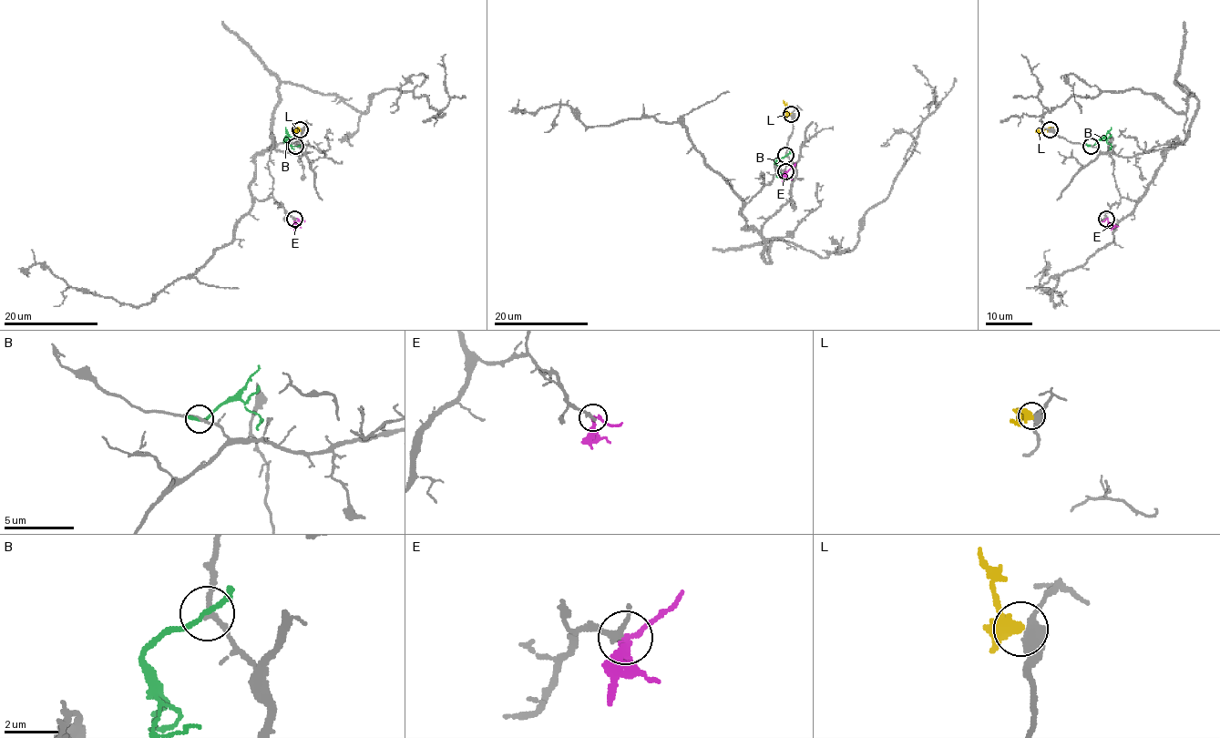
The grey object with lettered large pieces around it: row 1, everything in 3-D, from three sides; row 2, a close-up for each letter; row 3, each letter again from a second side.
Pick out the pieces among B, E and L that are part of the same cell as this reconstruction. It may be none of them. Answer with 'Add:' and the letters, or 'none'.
Add: E

